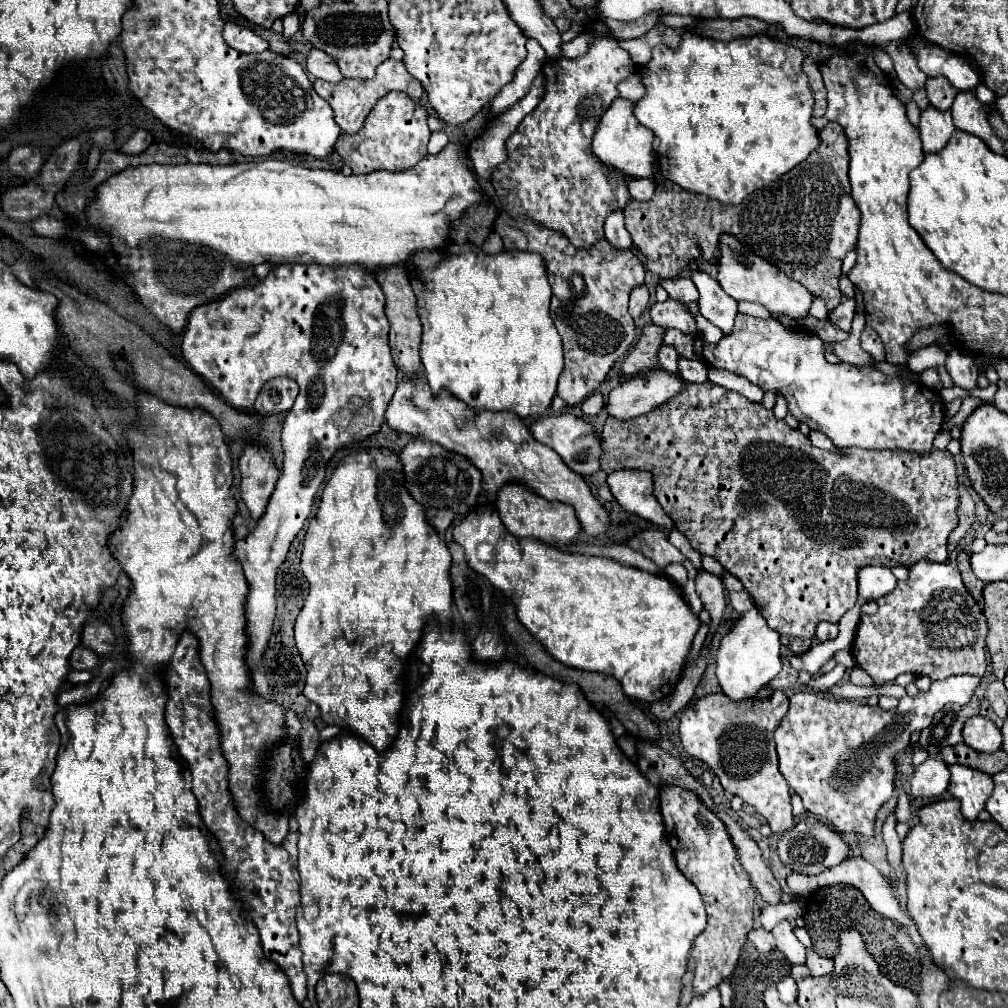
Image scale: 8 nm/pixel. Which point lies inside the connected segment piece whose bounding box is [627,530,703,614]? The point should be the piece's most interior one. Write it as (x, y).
(655, 546)

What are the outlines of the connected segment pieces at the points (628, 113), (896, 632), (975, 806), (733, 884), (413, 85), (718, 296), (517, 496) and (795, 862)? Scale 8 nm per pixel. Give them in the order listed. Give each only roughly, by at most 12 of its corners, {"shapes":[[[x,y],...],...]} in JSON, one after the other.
{"shapes":[[[617,98],[599,120],[591,150],[625,178],[659,168],[655,136]],[[921,560],[861,618],[877,686],[983,676],[987,618],[947,562]],[[953,764],[949,792],[967,820],[977,820],[993,794],[993,778]],[[661,788],[665,836],[707,908],[693,992],[729,978],[755,888],[723,822]],[[393,58],[371,80],[323,82],[341,132],[357,134],[379,98],[405,92],[415,104],[423,86]],[[703,270],[691,280],[699,312],[723,334],[731,332],[737,302]],[[523,484],[499,488],[495,506],[517,538],[567,546],[579,534],[571,506]],[[801,818],[779,840],[781,862],[819,874],[847,858],[839,832]]]}

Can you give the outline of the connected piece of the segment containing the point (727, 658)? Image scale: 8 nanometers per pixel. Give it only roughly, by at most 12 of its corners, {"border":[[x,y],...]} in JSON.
{"border":[[757,608],[723,636],[717,678],[741,702],[781,672],[779,634]]}

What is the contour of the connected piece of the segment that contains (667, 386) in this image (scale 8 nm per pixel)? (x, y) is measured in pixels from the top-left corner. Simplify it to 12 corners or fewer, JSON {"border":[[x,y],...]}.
{"border":[[667,370],[637,374],[609,392],[607,414],[643,416],[683,388]]}

